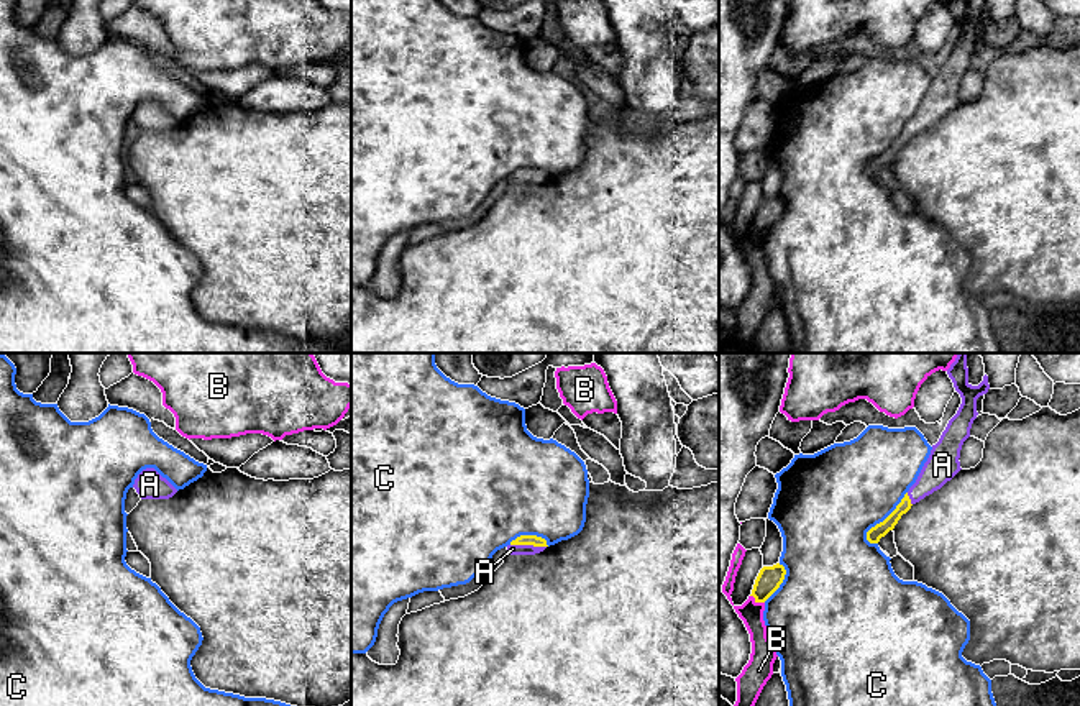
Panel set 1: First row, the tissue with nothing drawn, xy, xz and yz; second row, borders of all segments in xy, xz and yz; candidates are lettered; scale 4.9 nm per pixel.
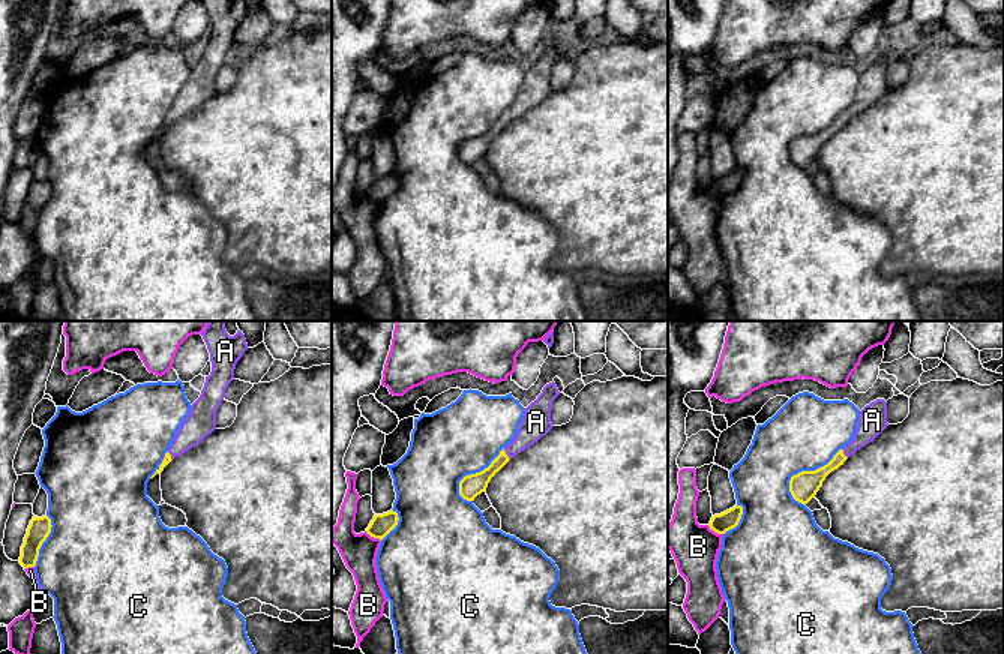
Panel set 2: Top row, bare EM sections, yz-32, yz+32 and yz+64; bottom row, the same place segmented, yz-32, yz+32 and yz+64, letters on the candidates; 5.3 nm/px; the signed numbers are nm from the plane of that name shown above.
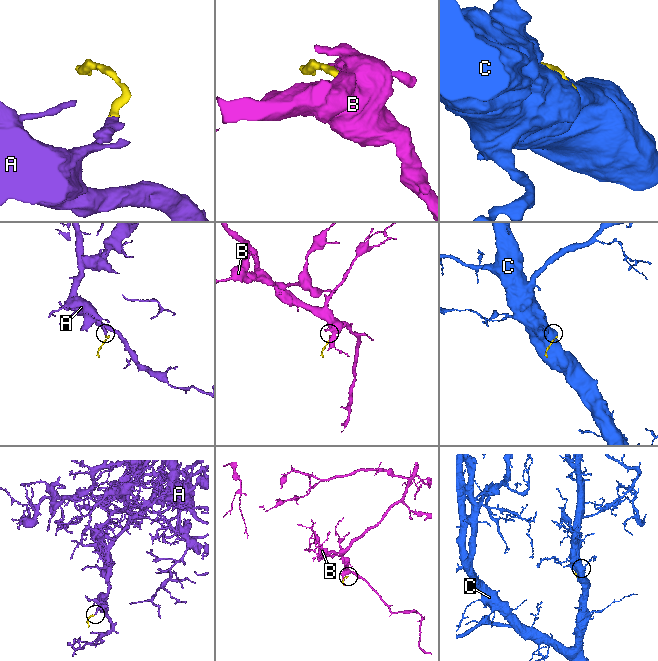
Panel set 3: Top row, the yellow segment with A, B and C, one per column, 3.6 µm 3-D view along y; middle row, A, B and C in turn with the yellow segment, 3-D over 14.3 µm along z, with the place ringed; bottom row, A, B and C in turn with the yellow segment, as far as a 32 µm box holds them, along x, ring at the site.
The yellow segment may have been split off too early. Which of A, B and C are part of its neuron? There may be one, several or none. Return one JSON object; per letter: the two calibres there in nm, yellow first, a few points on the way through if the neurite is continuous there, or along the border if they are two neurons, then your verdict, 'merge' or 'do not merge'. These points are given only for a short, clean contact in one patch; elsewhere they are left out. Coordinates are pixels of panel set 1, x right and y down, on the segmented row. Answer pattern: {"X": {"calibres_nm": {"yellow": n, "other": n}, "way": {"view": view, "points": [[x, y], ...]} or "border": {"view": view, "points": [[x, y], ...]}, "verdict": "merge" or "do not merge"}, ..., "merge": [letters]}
{"A": {"calibres_nm": {"yellow": 50, "other": 50}, "way": {"view": "xz", "points": [[534, 540], [529, 544], [512, 549]]}, "verdict": "merge"}, "B": {"calibres_nm": {"yellow": 120, "other": 110}, "border": {"view": "yz", "points": [[750, 595], [764, 603]]}, "verdict": "do not merge"}, "C": {"calibres_nm": {"yellow": 70, "other": 460}, "verdict": "do not merge"}, "merge": ["A"]}

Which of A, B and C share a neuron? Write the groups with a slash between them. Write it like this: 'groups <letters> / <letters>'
groups A / B / C

